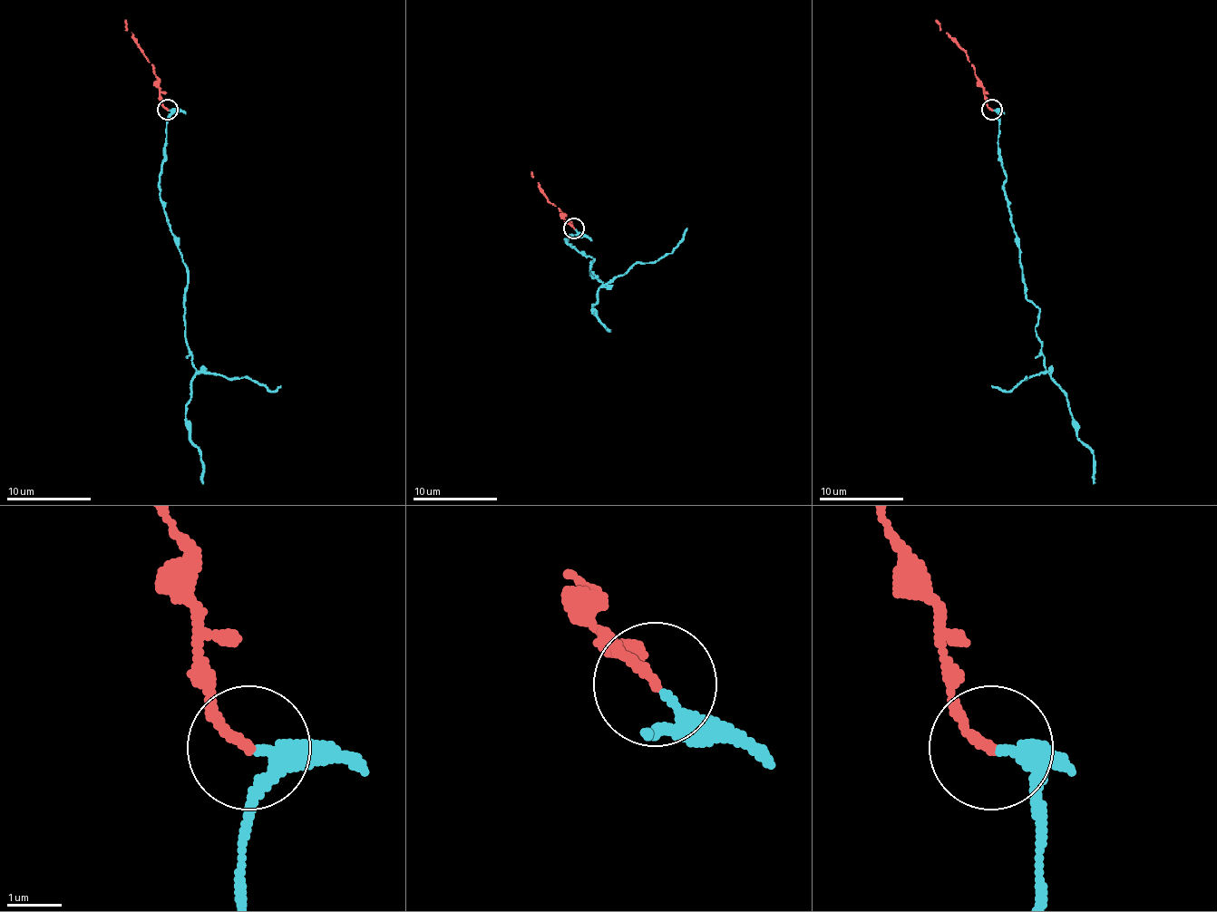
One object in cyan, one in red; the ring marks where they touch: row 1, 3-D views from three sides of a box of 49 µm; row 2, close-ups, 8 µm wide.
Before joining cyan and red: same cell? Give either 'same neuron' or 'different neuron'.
same neuron

